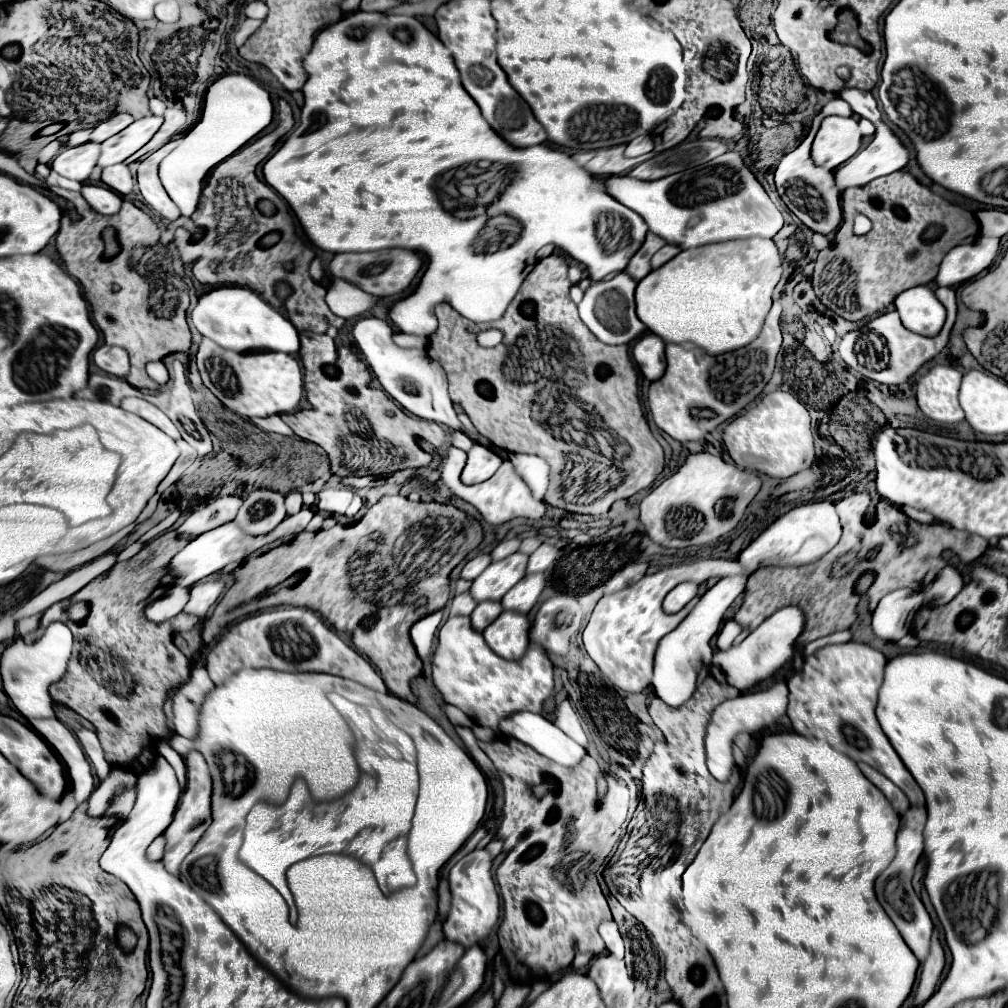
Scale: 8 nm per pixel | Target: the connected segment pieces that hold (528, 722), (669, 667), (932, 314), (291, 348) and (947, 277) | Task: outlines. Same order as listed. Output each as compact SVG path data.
M521 711L517 715L511 715L499 723L499 731L533 747L537 753L563 767L575 767L587 755L579 743L575 743L559 727L537 713Z
M743 575L723 577L721 581L717 581L699 599L699 603L693 607L693 611L669 635L665 635L661 639L661 643L657 647L657 655L655 655L653 687L655 687L655 695L661 697L667 705L679 707L693 695L699 669L703 665L711 663L711 657L713 657L713 649L711 649L709 641L719 631L717 623L723 621L723 615L729 609L729 605L745 591L745 581L747 581L747 577L743 577Z
M919 285L897 295L895 307L901 315L903 325L919 335L935 337L945 323L947 311L935 297L931 285Z
M219 287L199 297L197 307L193 309L193 325L203 337L221 343L225 349L233 351L285 351L297 355L301 349L299 331L295 325L285 319L277 309L259 297L253 289L247 287Z
M980 236L971 244L954 247L945 257L939 267L937 285L953 287L965 283L979 275L981 271L992 266L1000 251L1000 239Z

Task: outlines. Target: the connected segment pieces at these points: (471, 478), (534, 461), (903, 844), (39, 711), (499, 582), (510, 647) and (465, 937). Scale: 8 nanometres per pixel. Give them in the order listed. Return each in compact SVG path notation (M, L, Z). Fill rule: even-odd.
M475 445L467 455L469 459L467 459L465 471L461 473L461 481L465 485L487 481L489 477L495 475L495 471L503 463L503 459L497 453L493 453L489 447L483 447L483 445Z
M525 453L511 455L511 461L515 465L517 475L533 491L533 497L537 501L545 501L545 493L549 489L549 473L551 473L549 463L537 455L525 455Z
M909 807L901 815L901 825L897 831L897 855L895 855L893 863L875 879L875 893L877 893L881 907L887 911L887 915L891 917L891 921L895 923L895 927L903 935L905 943L913 949L913 953L917 955L919 961L925 961L925 955L929 953L929 939L931 939L931 931L933 931L933 921L911 885L913 869L923 851L925 819L927 819L925 807Z
M51 623L45 635L27 645L23 639L15 639L1 655L1 677L3 677L3 691L9 695L13 705L25 719L53 719L53 699L49 695L49 685L59 681L67 669L67 661L71 657L73 635L65 623Z
M513 553L501 561L491 563L471 585L469 593L473 599L479 601L501 601L501 597L521 579L525 577L527 569L527 555L525 553Z
M503 611L499 615L499 619L491 623L491 649L499 657L505 657L505 659L521 659L525 649L527 649L527 643L529 643L527 633L529 633L529 619L527 619L527 615L521 615L517 611Z
M475 849L465 855L449 871L451 887L451 911L443 923L445 939L461 943L463 947L473 947L485 939L499 919L499 897L495 883L491 879L491 855L487 849Z

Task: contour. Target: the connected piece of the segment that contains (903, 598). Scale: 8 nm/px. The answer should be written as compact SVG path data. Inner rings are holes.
M897 589L887 593L873 611L873 633L883 641L899 641L911 631L913 617L923 605L923 591Z

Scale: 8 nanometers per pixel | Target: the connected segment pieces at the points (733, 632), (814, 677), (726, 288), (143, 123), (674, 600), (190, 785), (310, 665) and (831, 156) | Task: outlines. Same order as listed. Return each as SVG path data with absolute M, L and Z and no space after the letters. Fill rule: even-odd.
M731 619L731 621L727 621L725 625L723 625L723 629L719 631L719 637L717 637L717 647L719 649L729 649L731 645L733 645L733 639L737 637L741 633L741 627Z
M839 643L827 645L805 657L805 665L795 673L789 685L789 709L793 729L799 735L827 741L837 751L845 753L853 761L863 761L891 779L911 801L911 805L925 805L925 797L913 775L907 771L889 739L879 727L875 717L877 693L883 685L887 655L865 643Z
M749 237L685 249L637 283L637 315L665 343L695 343L711 355L755 341L771 309L771 295L783 273L773 239Z
M149 115L149 117L133 121L129 127L125 127L117 135L101 143L101 155L97 165L107 167L113 163L125 161L129 155L141 149L157 133L161 123L163 123L163 117L157 117L157 115Z
M685 581L685 583L677 585L677 587L665 597L665 601L663 601L665 613L677 613L677 611L681 611L695 595L697 595L697 583Z
M191 751L185 757L185 765L187 765L187 789L185 795L181 799L181 805L171 821L171 825L165 829L165 857L161 859L165 869L173 875L179 875L179 865L181 861L187 857L187 853L195 847L195 843L201 839L201 835L205 833L205 829L211 823L211 807L209 807L209 799L211 799L211 779L209 779L209 769L205 759L201 757L201 753Z
M275 607L261 611L235 623L209 651L207 671L215 685L221 685L229 675L247 667L269 667L277 671L319 671L345 679L353 679L369 689L387 693L387 687L375 667L341 641L323 619L307 607Z
M825 117L813 141L811 157L815 165L837 169L859 151L861 131L857 117Z

